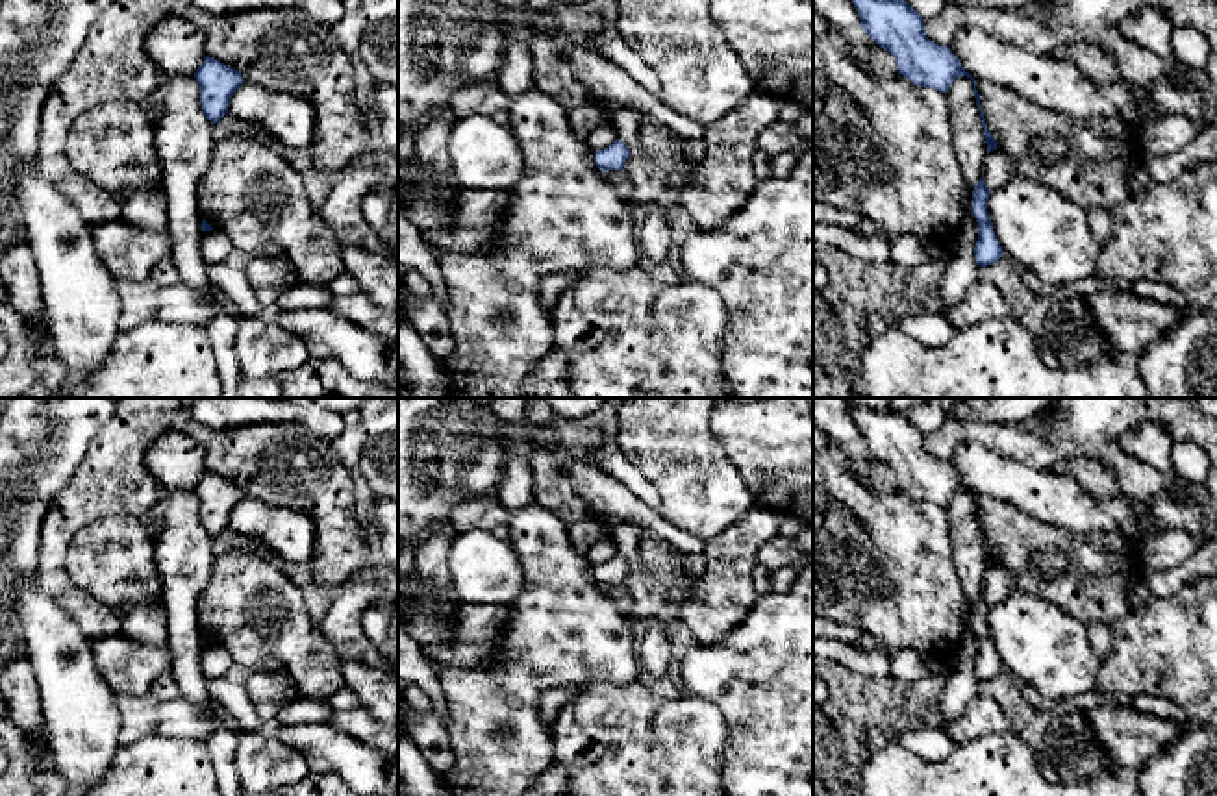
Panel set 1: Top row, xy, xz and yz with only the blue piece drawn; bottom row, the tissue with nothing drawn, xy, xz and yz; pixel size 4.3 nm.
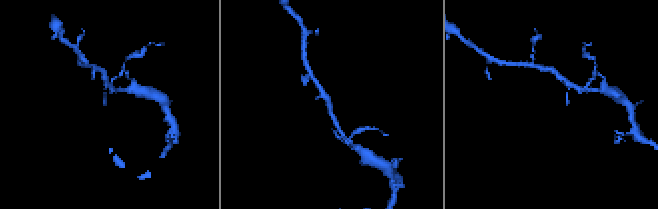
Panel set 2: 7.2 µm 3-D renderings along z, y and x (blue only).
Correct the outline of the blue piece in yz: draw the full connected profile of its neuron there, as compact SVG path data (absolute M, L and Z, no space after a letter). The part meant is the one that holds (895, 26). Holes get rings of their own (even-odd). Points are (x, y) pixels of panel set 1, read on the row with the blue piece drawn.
M852 0L852 4L867 35L895 57L898 74L915 85L947 93L956 78L967 76L972 80L987 154L997 150L982 113L976 80L961 67L948 46L939 46L926 37L924 19L904 0Z

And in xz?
M619 139L611 146L595 152L595 163L602 172L622 170L628 157L630 150Z

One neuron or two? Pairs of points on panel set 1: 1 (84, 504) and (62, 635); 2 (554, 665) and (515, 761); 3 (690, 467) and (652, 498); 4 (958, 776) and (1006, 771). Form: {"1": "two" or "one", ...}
{"1": "two", "2": "one", "3": "two", "4": "one"}

